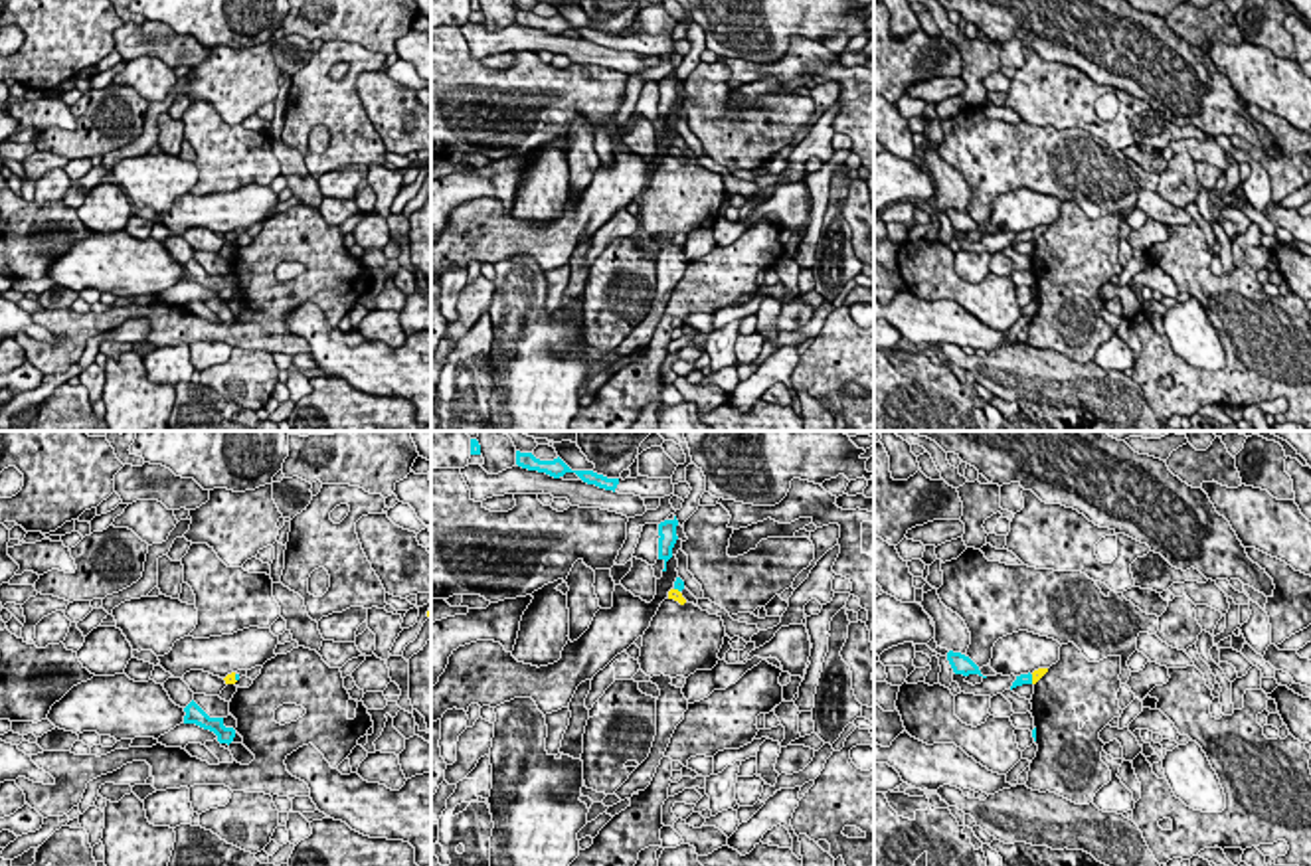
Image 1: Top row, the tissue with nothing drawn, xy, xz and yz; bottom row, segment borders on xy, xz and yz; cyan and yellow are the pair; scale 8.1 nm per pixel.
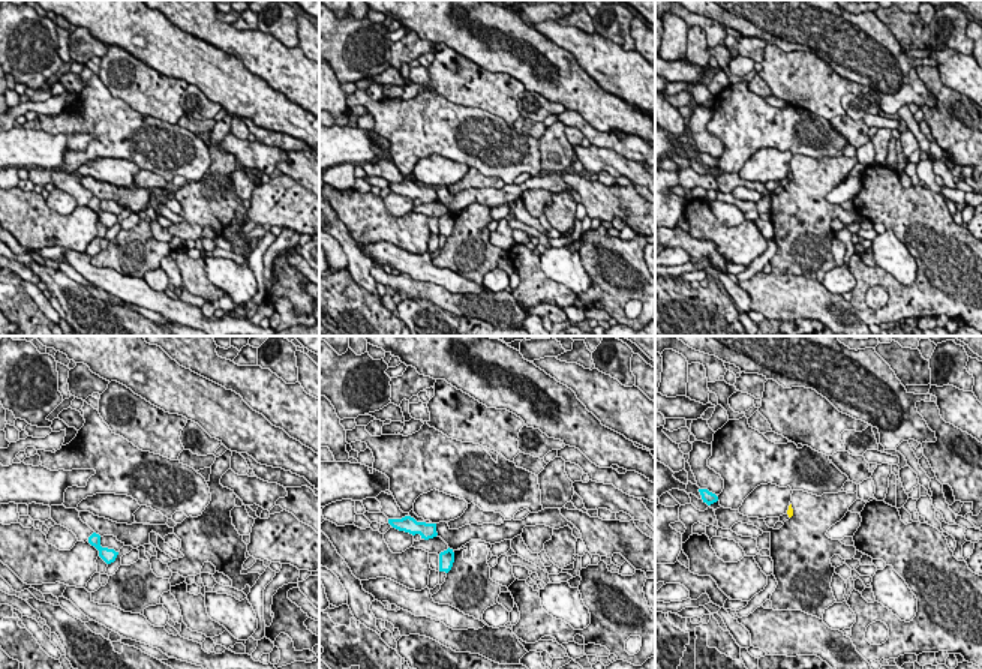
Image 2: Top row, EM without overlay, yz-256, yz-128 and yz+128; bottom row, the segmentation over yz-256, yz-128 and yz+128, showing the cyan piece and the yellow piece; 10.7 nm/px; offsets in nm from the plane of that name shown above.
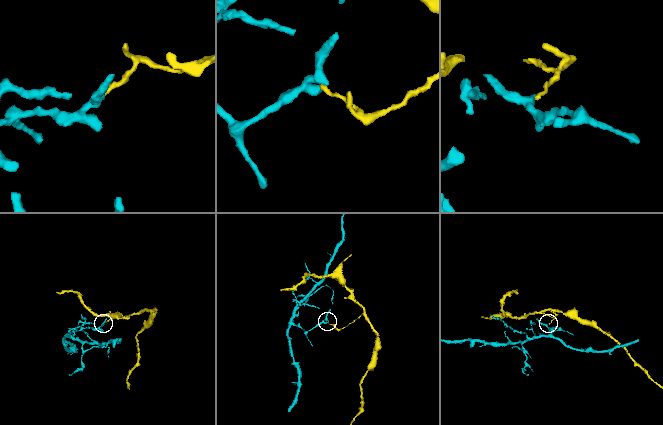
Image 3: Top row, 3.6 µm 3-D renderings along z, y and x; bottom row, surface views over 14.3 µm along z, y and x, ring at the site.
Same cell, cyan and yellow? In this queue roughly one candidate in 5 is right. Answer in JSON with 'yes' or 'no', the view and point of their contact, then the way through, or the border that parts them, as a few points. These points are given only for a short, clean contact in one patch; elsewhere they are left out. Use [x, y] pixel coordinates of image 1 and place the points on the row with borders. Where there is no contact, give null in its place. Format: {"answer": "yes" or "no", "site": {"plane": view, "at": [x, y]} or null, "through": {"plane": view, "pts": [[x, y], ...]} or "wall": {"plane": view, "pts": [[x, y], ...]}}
{"answer": "no", "site": {"plane": "yz", "at": [1031, 679]}, "wall": {"plane": "yz", "pts": [[1031, 675], [1033, 683]]}}

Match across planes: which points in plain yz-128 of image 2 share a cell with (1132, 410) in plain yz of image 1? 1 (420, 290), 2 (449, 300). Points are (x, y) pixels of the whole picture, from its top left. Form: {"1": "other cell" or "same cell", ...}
{"1": "same cell", "2": "same cell"}

